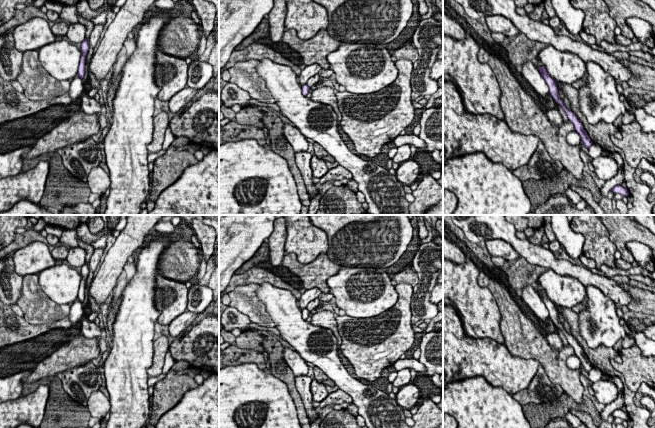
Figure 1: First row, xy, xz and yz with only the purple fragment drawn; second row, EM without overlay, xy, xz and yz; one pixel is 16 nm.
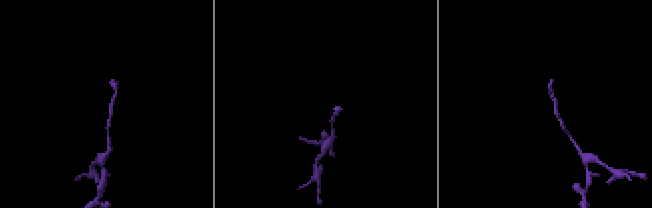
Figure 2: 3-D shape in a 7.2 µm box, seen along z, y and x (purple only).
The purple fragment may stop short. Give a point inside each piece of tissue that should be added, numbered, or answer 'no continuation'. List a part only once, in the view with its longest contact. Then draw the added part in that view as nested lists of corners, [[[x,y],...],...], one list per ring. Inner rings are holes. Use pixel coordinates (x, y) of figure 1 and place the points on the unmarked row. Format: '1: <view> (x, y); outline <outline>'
no continuation

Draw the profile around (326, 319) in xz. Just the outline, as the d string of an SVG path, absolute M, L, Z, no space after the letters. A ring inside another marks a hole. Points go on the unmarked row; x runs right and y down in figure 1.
M323 310L323 311L316 312L315 314L313 314L311 317L312 319L310 323L315 326L330 329L334 333L337 339L338 347L340 347L342 343L342 338L338 332L335 316L336 316L335 313L332 313L329 310Z

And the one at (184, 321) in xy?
M186 310L169 324L169 335L172 337L180 336L184 330L193 324L197 317L197 314Z

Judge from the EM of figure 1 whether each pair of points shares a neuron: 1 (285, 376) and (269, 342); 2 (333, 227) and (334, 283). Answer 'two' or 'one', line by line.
1: one
2: two

